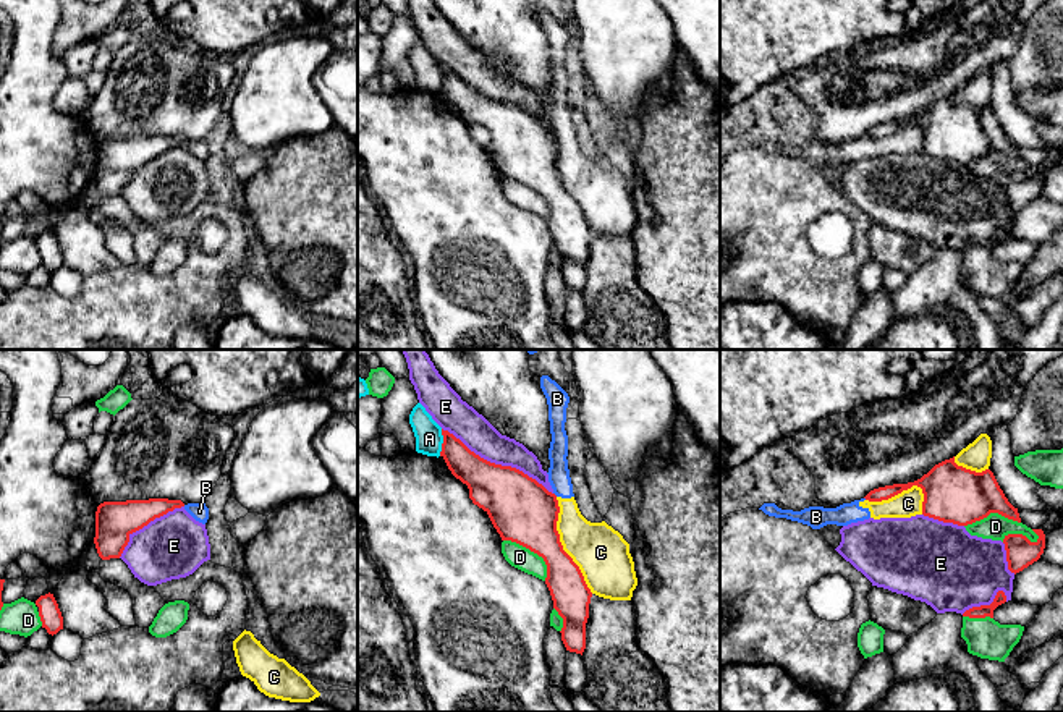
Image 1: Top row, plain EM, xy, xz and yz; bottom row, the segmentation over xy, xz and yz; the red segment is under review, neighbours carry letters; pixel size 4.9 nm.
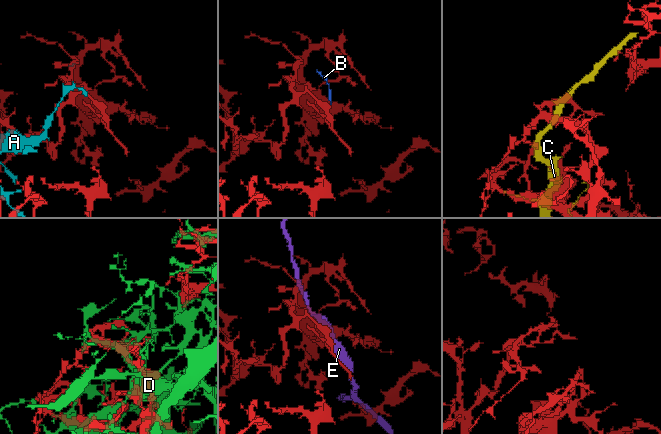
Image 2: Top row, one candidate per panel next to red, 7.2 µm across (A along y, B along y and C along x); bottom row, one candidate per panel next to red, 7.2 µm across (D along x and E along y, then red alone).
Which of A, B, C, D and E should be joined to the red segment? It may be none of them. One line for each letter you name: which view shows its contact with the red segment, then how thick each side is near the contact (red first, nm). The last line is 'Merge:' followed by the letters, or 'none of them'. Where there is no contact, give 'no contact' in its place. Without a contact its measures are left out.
Merge: none of them

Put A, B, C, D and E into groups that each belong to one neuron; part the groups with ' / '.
A / B C / D / E

